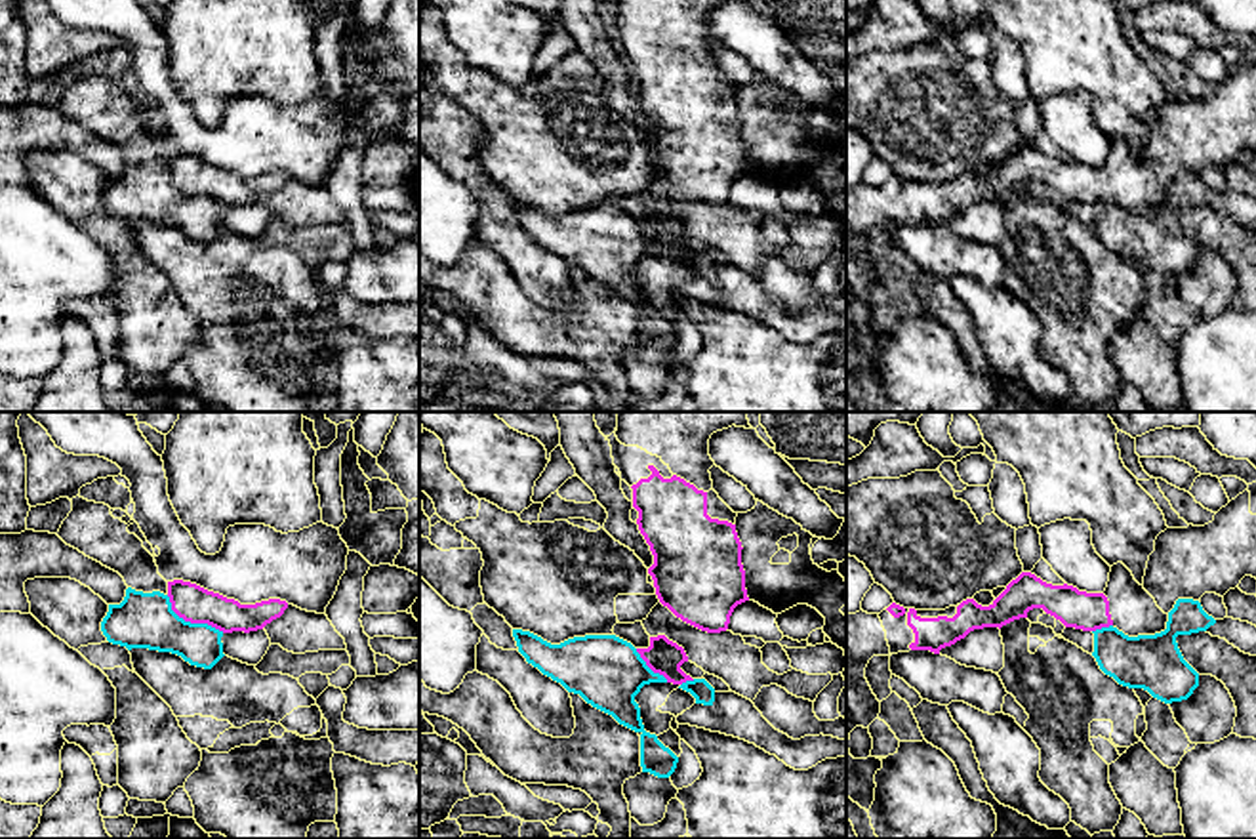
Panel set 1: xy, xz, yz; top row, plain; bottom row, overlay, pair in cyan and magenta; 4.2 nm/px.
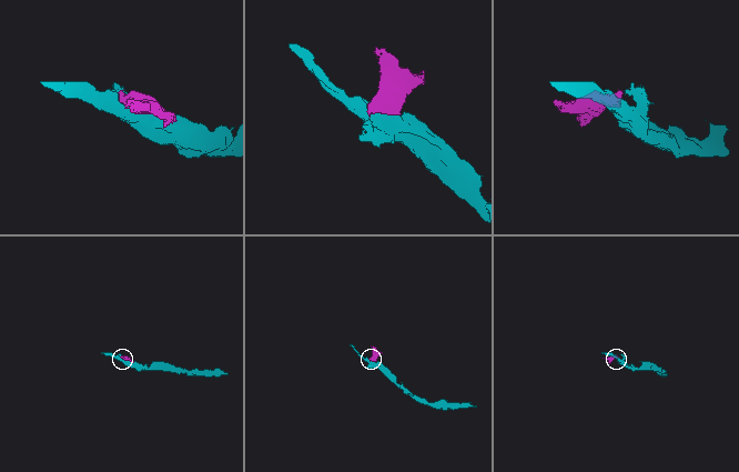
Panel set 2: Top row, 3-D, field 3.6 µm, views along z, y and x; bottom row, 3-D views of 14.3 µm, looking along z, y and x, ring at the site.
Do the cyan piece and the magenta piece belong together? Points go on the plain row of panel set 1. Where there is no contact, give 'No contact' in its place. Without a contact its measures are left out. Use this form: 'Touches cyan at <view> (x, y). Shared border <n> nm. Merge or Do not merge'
Touches cyan at xy (189, 195). Shared border 300 nm. Do not merge

